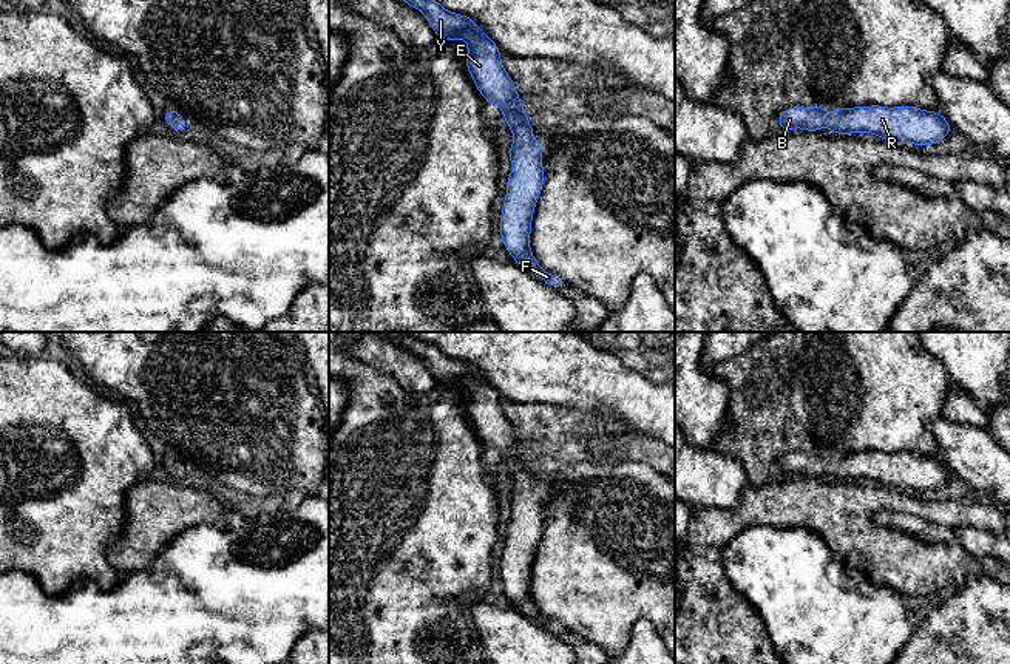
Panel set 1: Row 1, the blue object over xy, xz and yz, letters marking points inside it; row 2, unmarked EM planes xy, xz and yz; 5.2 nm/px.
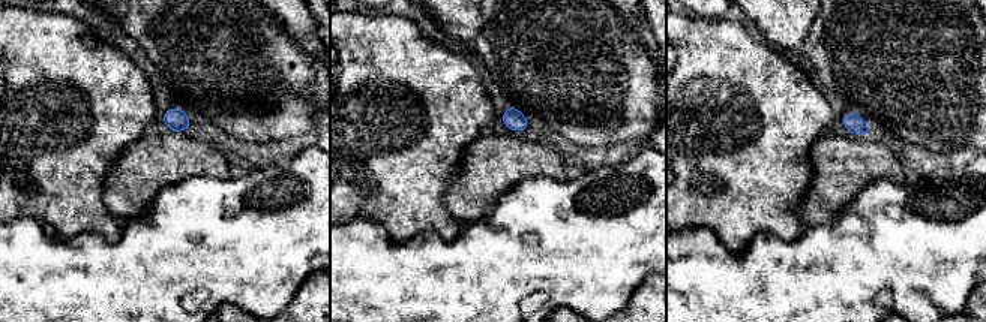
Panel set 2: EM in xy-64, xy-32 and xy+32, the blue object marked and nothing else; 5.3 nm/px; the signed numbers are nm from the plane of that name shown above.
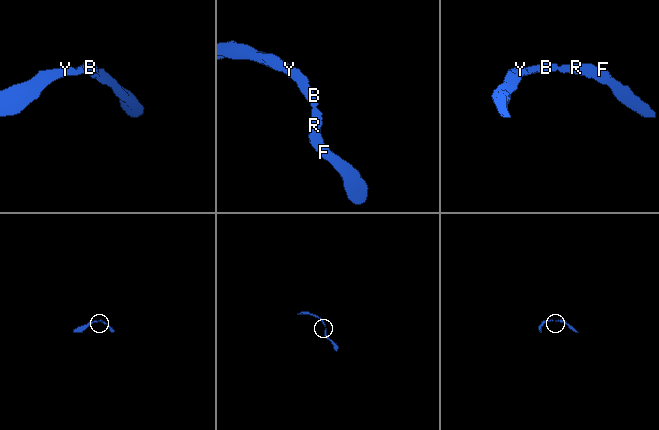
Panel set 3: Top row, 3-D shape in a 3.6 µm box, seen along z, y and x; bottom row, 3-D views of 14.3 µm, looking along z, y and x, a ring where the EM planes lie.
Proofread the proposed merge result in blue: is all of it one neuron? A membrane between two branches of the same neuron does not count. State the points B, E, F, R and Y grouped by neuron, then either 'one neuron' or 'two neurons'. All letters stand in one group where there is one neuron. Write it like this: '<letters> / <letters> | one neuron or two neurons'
B E F R Y | one neuron

